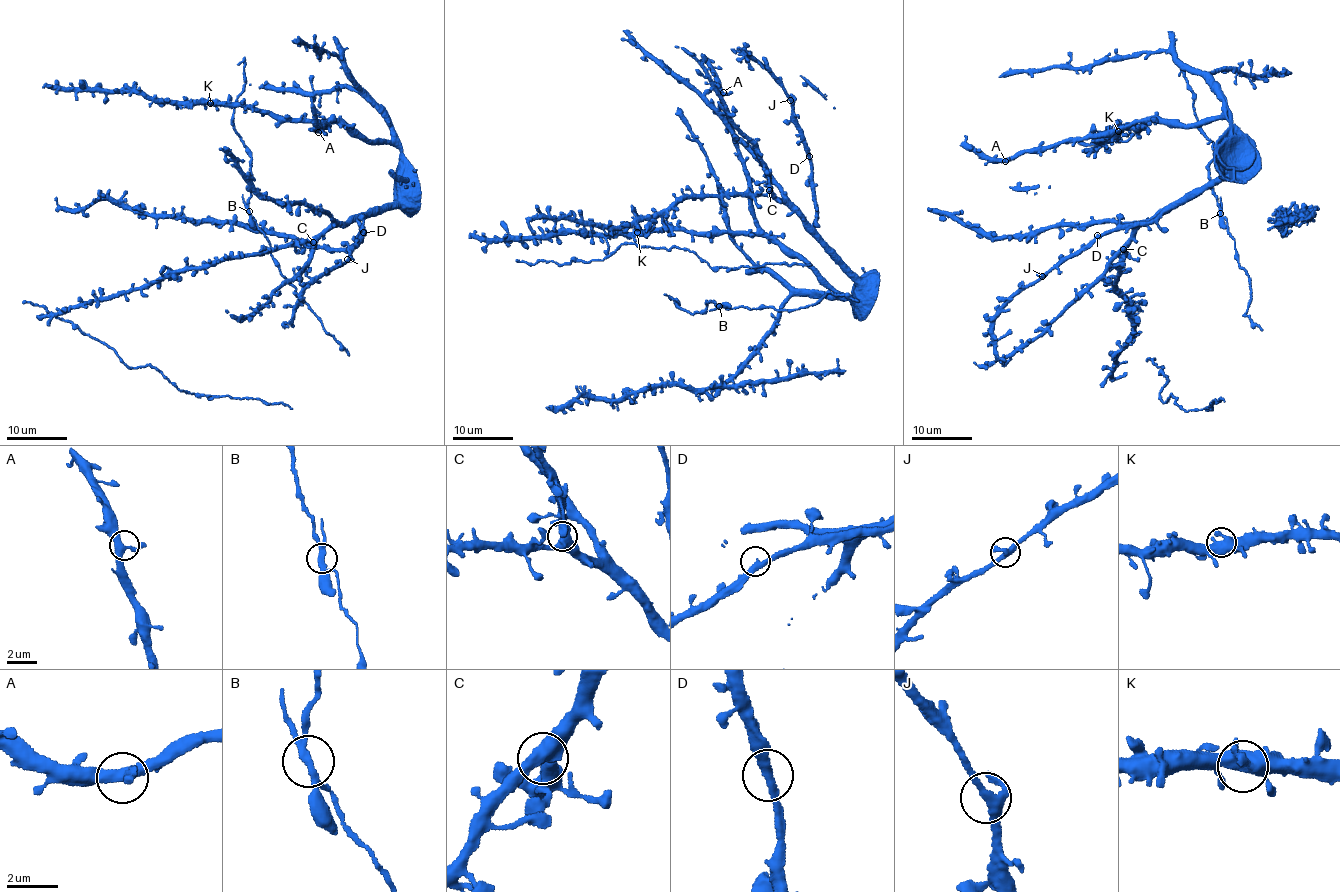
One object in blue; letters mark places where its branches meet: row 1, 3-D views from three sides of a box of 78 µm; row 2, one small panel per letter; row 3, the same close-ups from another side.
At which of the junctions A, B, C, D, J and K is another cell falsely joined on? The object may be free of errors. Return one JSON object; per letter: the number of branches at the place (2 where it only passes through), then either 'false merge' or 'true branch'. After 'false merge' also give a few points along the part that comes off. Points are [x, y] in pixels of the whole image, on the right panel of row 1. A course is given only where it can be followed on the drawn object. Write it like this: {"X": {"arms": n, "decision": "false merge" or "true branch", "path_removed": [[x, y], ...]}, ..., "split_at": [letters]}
{"A": {"arms": 3, "decision": "true branch"}, "B": {"arms": 3, "decision": "false merge", "path_removed": [[1221, 212], [1208, 176], [1208, 163], [1214, 150], [1212, 141], [1198, 122], [1188, 81], [1182, 71], [1179, 76]]}, "C": {"arms": 3, "decision": "true branch"}, "D": {"arms": 2, "decision": "true branch"}, "J": {"arms": 3, "decision": "true branch"}, "K": {"arms": 3, "decision": "true branch"}, "split_at": ["B"]}

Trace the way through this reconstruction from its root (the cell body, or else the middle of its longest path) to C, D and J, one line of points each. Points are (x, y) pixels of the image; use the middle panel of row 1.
C: (805, 218), (785, 203), (776, 202), (769, 190)
D: (805, 218), (811, 225), (816, 209), (809, 156)
J: (805, 218), (811, 225), (814, 223), (816, 199), (812, 166), (790, 100)

